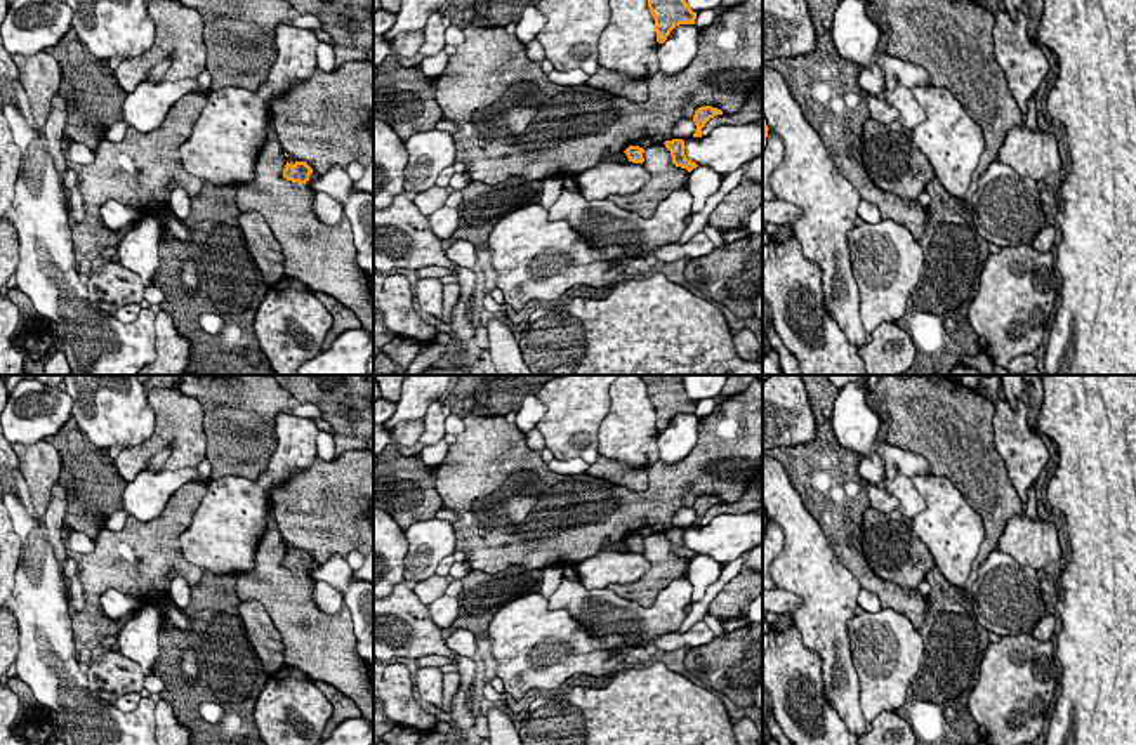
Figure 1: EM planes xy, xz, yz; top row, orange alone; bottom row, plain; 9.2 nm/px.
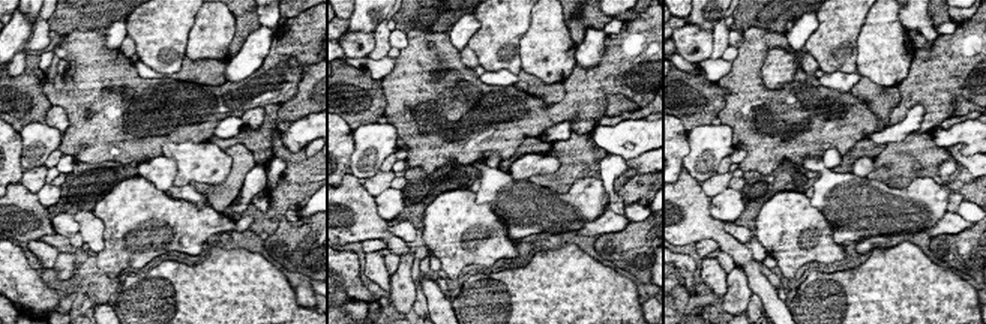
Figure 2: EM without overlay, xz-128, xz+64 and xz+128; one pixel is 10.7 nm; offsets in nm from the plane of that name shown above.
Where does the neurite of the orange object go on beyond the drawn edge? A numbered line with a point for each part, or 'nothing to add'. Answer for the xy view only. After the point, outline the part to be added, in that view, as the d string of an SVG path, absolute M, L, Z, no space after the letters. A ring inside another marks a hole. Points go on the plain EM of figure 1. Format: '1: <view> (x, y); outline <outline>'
nothing to add

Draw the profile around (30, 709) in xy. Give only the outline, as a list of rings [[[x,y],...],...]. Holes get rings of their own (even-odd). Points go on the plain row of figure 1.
[[[10,677],[9,688],[19,698],[19,715],[23,719],[35,724],[36,728],[47,728],[49,731],[52,731],[54,728],[61,729],[61,726],[56,721],[56,710],[38,703],[26,682],[23,682],[17,677]]]

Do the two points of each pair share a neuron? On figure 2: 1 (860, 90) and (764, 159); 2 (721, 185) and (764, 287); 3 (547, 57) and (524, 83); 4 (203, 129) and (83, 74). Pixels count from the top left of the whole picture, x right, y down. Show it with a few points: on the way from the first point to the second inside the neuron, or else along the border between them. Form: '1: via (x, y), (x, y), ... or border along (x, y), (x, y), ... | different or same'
1: border along (850, 92), (868, 105), (877, 122) | different
2: border along (700, 183), (712, 197) | different
3: border along (523, 69), (545, 83), (562, 83) | different
4: via (168, 129), (140, 126), (125, 134), (110, 108) | same

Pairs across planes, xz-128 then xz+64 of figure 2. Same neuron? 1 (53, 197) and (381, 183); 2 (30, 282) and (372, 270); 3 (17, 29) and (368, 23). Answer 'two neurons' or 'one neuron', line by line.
1: two neurons
2: two neurons
3: one neuron

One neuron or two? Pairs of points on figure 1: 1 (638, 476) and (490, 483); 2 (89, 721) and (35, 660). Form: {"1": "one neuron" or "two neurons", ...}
{"1": "two neurons", "2": "one neuron"}

